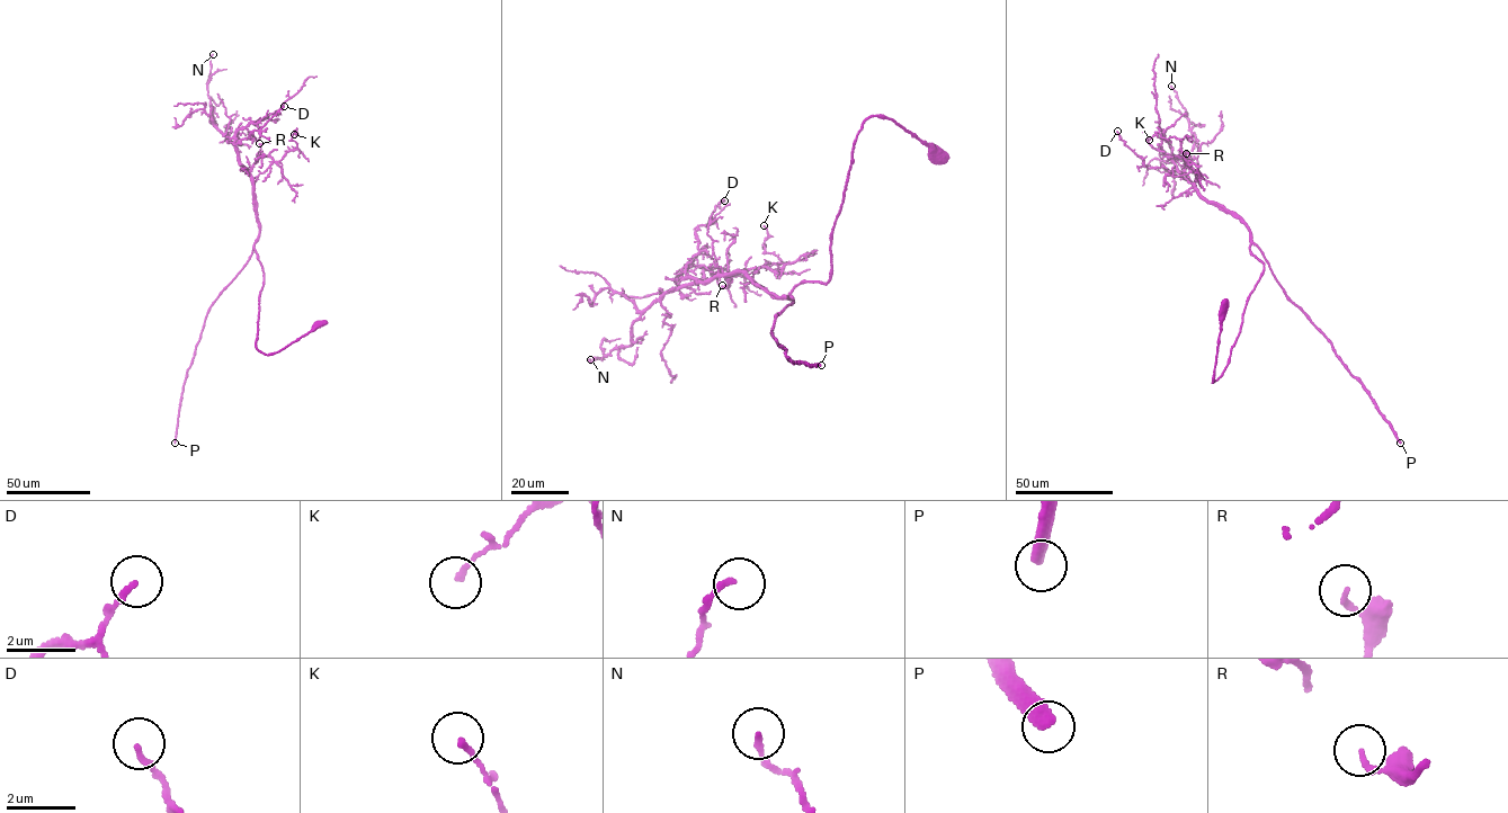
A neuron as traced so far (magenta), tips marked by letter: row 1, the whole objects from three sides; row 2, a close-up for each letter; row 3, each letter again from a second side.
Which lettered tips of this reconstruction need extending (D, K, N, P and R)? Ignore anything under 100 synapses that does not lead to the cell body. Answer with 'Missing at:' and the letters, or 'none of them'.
Missing at: P

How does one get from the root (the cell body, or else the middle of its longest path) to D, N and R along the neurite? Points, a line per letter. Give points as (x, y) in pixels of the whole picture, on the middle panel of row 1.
D: (936, 157), (892, 119), (865, 122), (830, 278), (790, 300), (740, 271), (686, 273), (697, 228), (724, 200)
N: (936, 157), (871, 115), (827, 284), (784, 298), (738, 271), (668, 291), (631, 345), (590, 359)
R: (936, 157), (892, 119), (871, 115), (851, 151), (827, 284), (805, 280), (790, 300), (740, 271), (722, 285)

